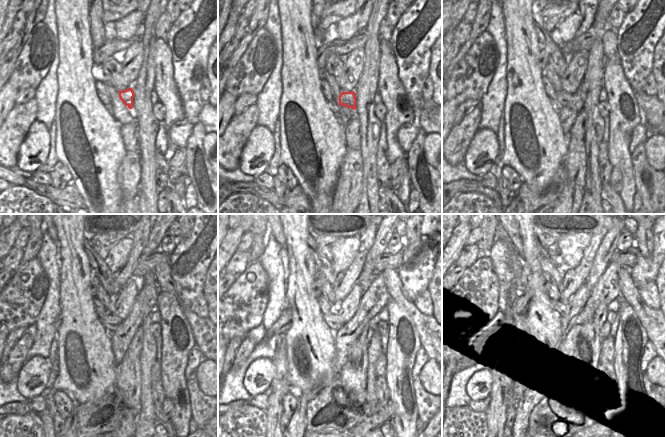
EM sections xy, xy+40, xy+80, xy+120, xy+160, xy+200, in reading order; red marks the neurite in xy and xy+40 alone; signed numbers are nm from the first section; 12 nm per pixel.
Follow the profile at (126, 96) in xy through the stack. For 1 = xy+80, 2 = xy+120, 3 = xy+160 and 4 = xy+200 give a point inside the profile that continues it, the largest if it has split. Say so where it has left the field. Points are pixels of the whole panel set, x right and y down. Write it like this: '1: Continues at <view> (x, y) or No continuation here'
1: Continues at xy+80 (563, 98)
2: Continues at xy+120 (110, 321)
3: Continues at xy+160 (335, 321)
4: Continues at xy+200 (552, 316)

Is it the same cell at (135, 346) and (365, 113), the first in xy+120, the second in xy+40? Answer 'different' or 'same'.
different

